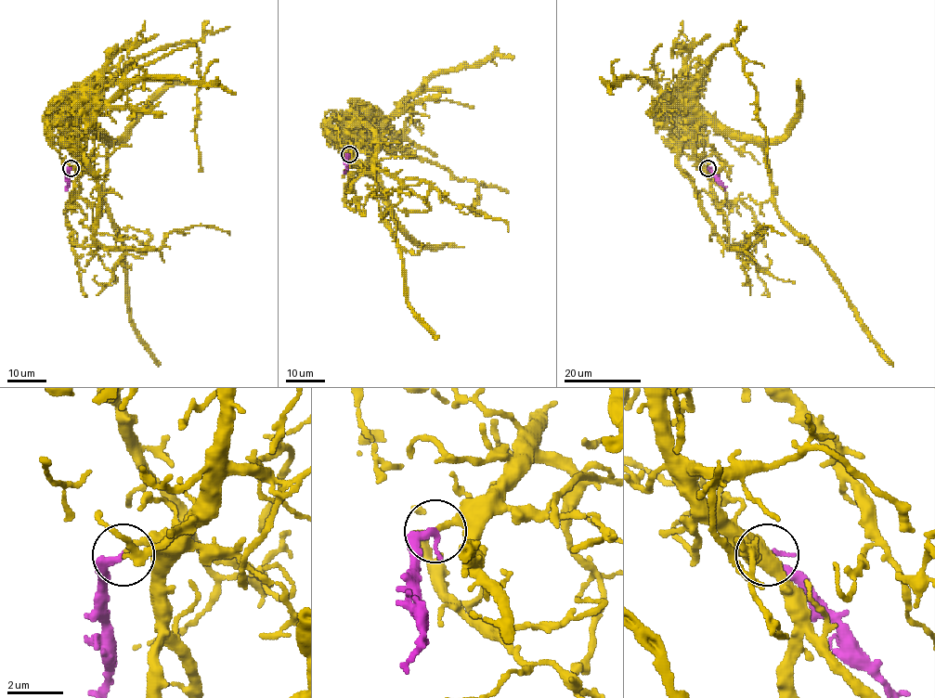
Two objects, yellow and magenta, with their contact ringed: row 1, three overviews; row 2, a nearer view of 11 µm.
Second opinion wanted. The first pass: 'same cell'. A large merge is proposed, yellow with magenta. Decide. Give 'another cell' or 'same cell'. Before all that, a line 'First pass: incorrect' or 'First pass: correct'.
First pass: correct
same cell

